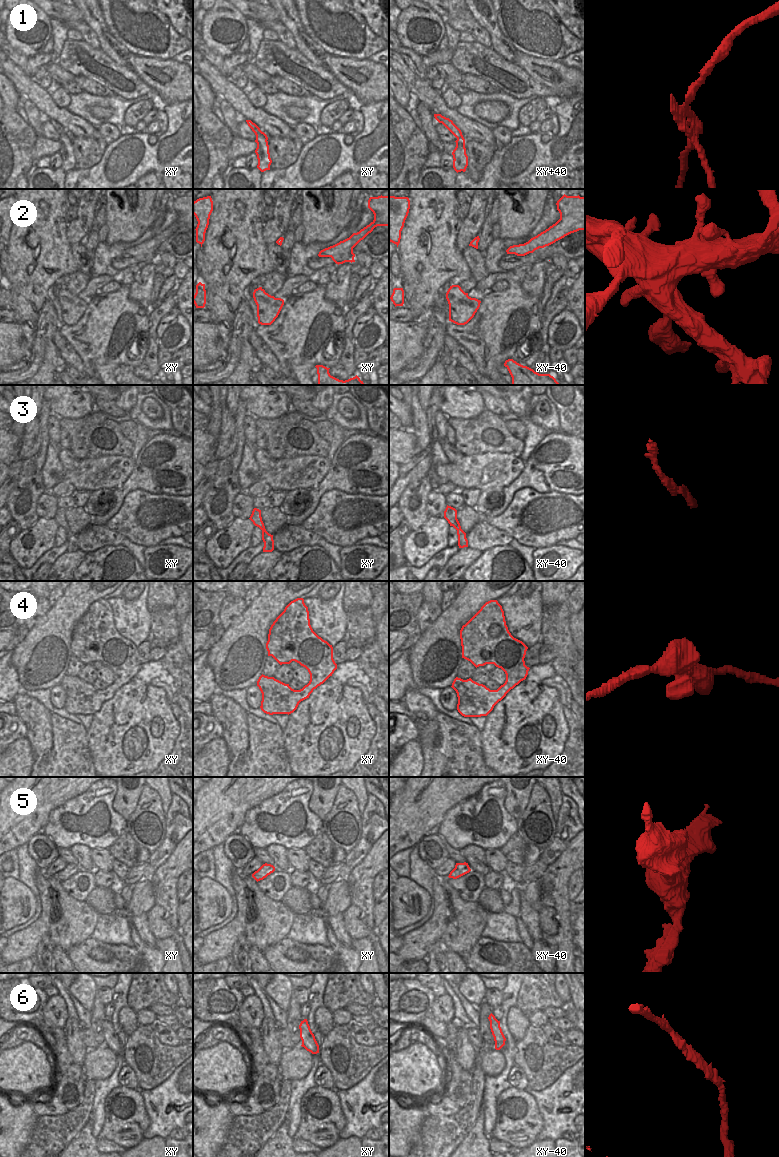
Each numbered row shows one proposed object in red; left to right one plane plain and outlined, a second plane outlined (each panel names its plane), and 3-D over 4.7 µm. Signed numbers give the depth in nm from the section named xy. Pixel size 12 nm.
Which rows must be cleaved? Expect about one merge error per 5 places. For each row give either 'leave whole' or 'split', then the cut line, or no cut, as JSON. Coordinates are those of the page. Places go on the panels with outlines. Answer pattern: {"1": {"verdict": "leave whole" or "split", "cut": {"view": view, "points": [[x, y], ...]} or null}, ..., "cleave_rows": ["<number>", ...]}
{"1": {"verdict": "split", "cut": {"view": "xy", "points": [[256, 138], [259, 142], [265, 143]]}}, "2": {"verdict": "leave whole", "cut": null}, "3": {"verdict": "leave whole", "cut": null}, "4": {"verdict": "leave whole", "cut": null}, "5": {"verdict": "leave whole", "cut": null}, "6": {"verdict": "leave whole", "cut": null}, "cleave_rows": ["1"]}

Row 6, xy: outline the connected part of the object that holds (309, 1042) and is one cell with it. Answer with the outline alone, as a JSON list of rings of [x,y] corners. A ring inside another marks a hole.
[[[307,1019],[301,1021],[299,1025],[300,1029],[300,1038],[302,1040],[302,1047],[312,1054],[319,1053],[319,1045],[315,1039],[314,1034],[312,1033]]]

